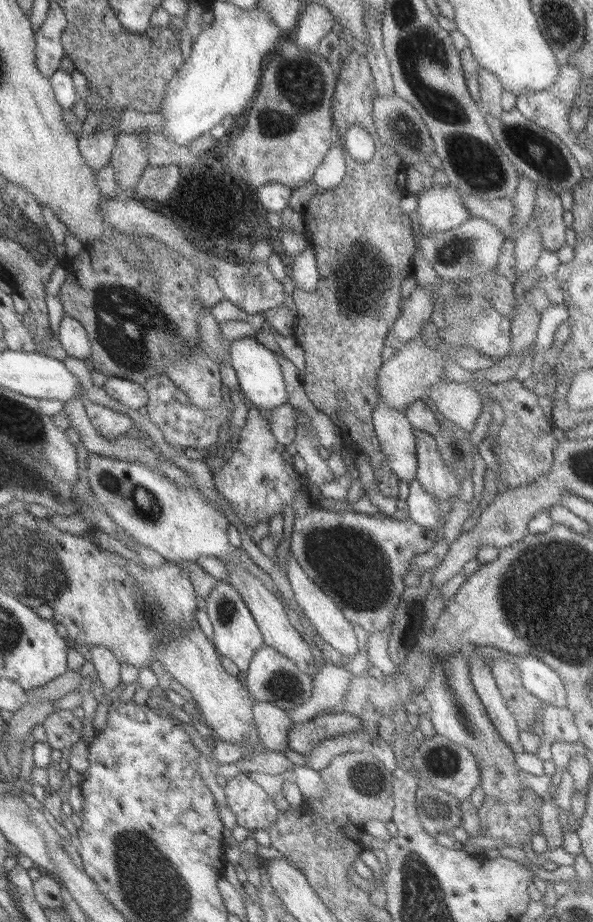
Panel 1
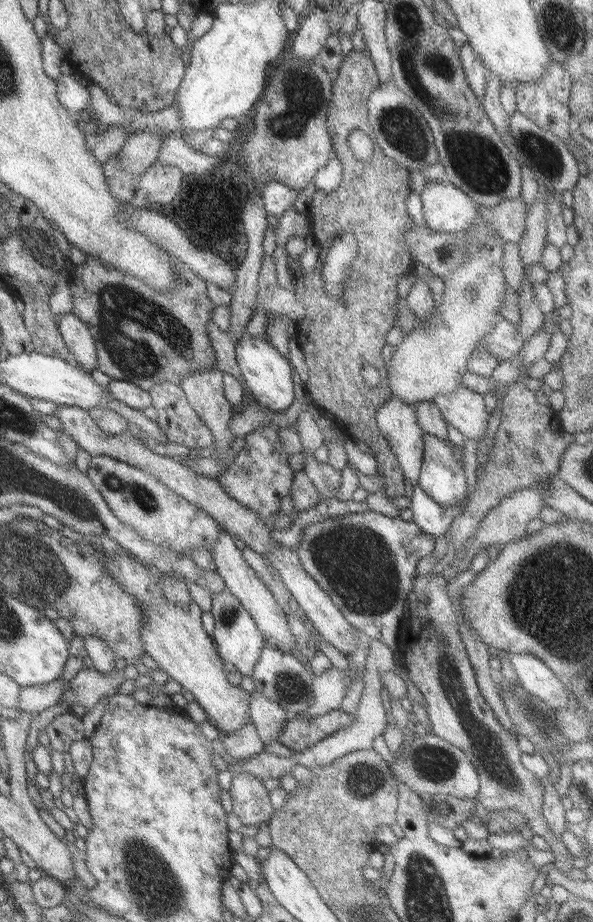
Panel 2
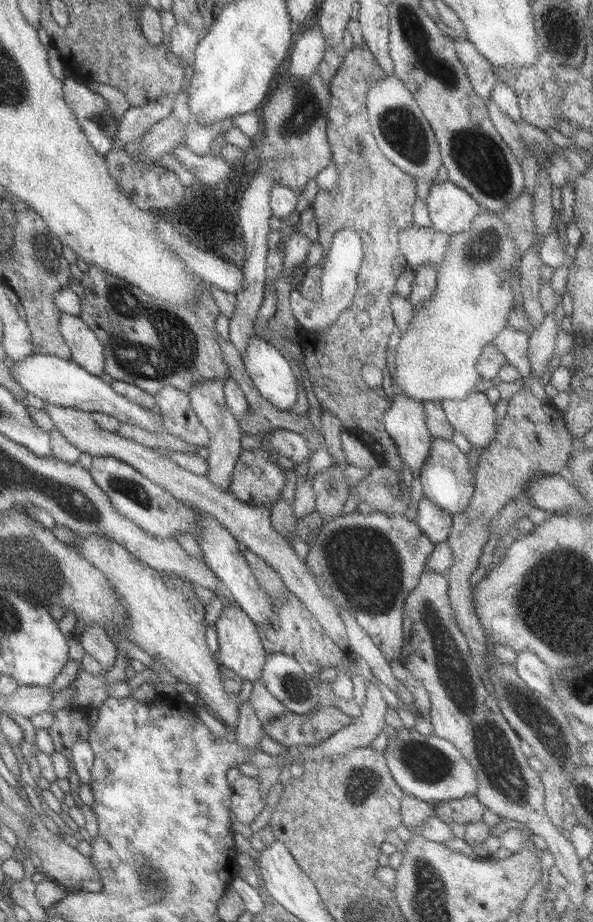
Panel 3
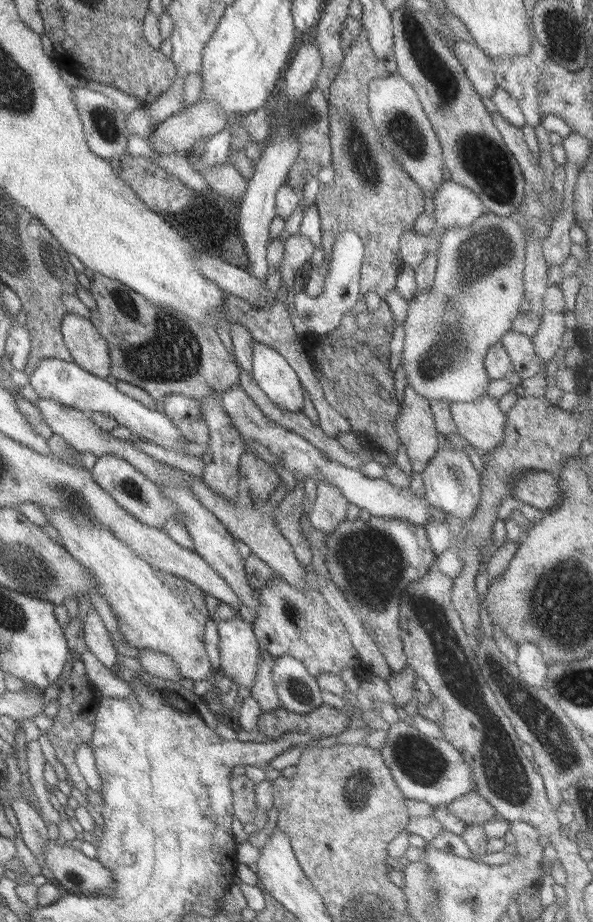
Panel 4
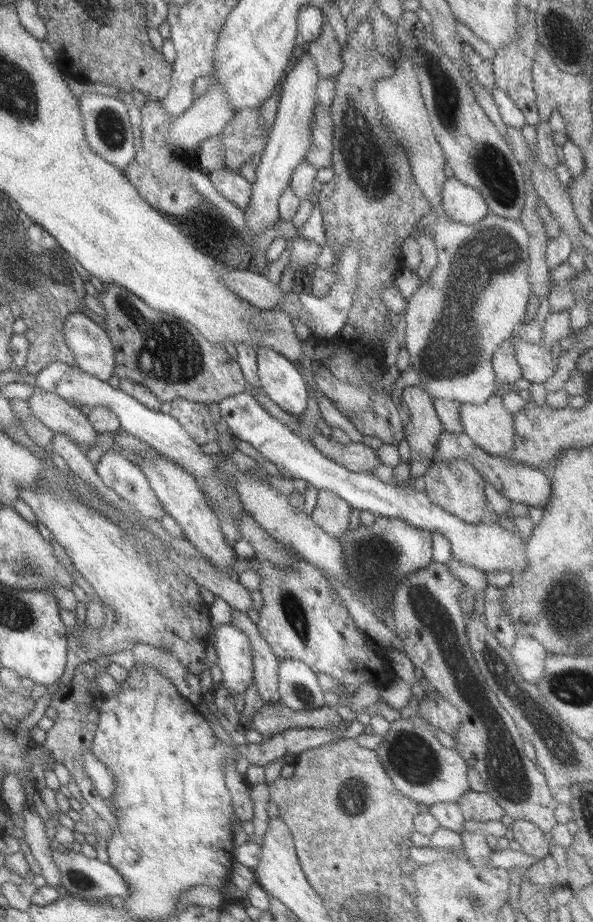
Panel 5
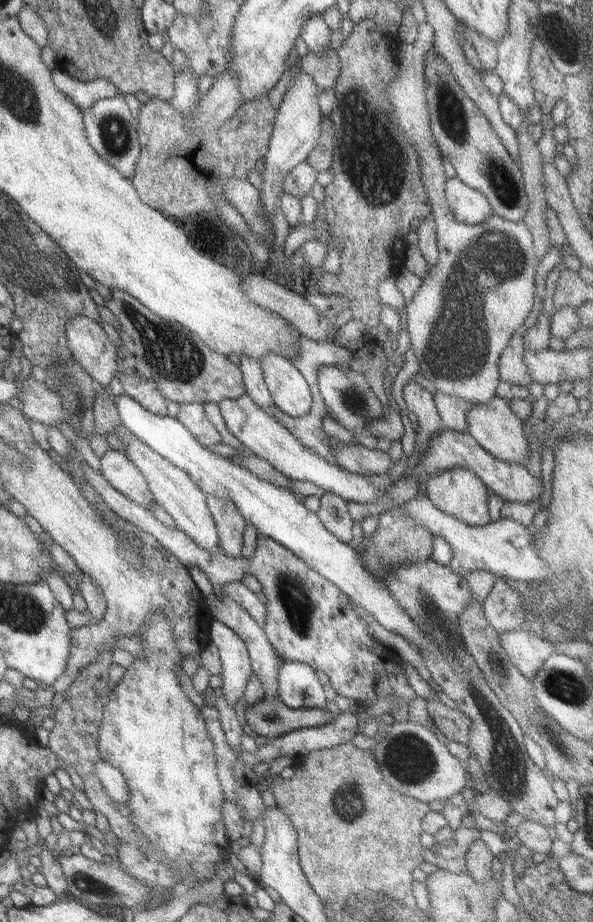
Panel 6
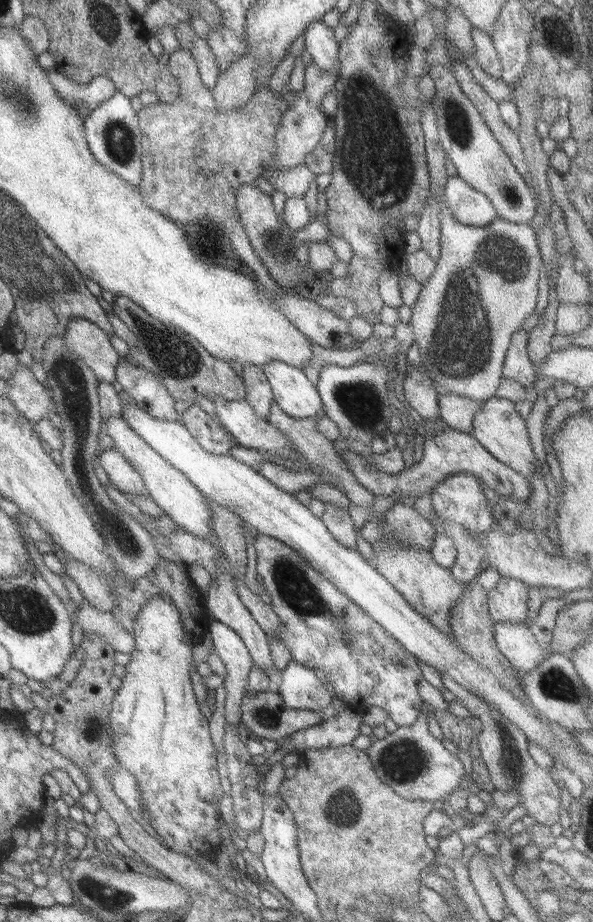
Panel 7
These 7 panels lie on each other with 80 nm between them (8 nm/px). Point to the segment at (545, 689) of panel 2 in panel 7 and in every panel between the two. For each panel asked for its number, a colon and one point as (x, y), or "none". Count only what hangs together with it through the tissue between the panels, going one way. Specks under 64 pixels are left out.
3: (537, 677)
4: (531, 666)
5: (528, 656)
6: (526, 652)
7: (515, 642)

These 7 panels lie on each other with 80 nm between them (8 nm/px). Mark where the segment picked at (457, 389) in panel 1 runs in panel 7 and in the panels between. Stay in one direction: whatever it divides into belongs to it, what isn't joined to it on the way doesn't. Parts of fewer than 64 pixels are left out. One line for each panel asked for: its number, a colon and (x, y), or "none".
2: (463, 409)
3: (473, 417)
4: (481, 423)
5: (489, 425)
6: (496, 429)
7: (496, 426)

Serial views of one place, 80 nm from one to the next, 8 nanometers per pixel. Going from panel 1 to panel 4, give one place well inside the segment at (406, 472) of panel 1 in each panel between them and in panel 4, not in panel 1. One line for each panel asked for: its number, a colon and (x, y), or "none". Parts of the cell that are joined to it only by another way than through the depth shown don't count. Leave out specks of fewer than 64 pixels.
2: (395, 421)
3: (402, 420)
4: (413, 426)

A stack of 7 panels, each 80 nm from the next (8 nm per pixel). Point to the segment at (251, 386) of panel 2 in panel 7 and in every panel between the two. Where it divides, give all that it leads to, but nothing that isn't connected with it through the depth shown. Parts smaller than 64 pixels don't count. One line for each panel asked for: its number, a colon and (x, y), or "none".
3: (269, 371)
4: (272, 374)
5: (280, 380)
6: (290, 393)
7: (295, 395)

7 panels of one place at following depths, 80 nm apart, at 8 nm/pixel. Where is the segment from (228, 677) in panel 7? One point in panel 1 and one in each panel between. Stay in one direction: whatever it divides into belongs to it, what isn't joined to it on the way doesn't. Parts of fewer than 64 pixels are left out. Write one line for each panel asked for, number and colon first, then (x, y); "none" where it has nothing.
1: (235, 636)
2: (238, 641)
3: (239, 650)
4: (238, 651)
5: (232, 649)
6: (235, 665)

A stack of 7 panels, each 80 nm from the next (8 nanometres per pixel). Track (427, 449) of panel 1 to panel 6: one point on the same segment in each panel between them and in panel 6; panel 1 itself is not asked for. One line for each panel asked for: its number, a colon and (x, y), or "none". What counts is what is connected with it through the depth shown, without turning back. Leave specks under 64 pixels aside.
2: (440, 476)
3: (446, 479)
4: (451, 484)
5: (456, 487)
6: (459, 493)

